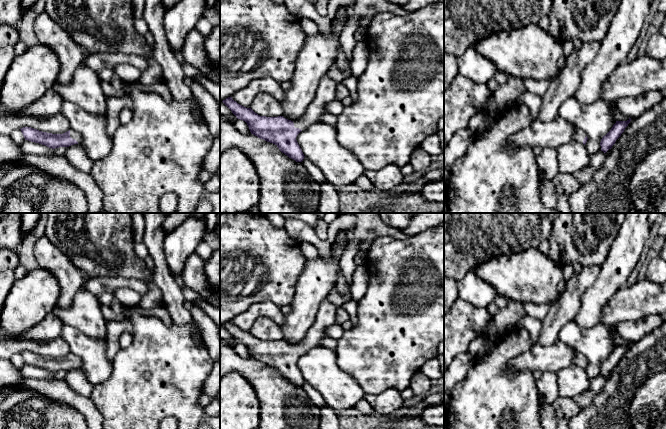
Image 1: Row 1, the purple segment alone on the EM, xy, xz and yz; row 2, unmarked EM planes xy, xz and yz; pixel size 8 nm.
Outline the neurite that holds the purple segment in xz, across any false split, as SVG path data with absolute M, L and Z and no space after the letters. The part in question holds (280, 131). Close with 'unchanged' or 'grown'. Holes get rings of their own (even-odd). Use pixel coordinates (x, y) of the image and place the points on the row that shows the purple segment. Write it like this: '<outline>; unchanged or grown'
M325 75L319 82L315 97L304 114L294 120L283 116L266 117L255 113L228 97L222 102L232 111L237 119L247 123L251 134L275 144L279 150L296 162L302 162L304 154L296 140L297 135L309 125L320 121L326 106L336 100L337 83Z; grown

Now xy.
M23 127L20 130L25 140L39 143L52 149L69 147L78 144L82 140L81 135L77 131L71 129L63 134L42 132L31 127Z; grown

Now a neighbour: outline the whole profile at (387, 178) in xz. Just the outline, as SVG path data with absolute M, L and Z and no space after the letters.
M394 164L378 170L365 169L363 175L383 194L401 184L404 177L401 168Z

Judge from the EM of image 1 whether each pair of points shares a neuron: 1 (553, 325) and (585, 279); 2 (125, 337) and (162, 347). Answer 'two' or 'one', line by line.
1: one
2: two

